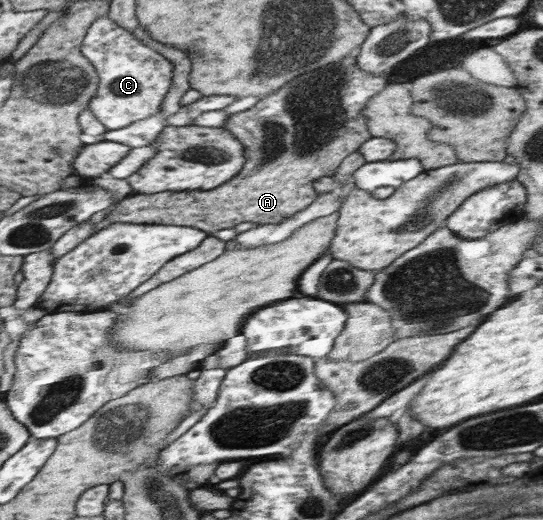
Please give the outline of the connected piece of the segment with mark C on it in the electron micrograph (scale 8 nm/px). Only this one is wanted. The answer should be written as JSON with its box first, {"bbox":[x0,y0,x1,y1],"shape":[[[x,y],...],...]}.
{"bbox":[81,16,174,130],"shape":[[[107,16],[98,18],[95,24],[92,24],[81,50],[99,74],[99,88],[91,98],[88,110],[107,130],[123,129],[134,122],[159,117],[164,97],[172,85],[174,64],[170,60],[141,43],[129,30]]]}

